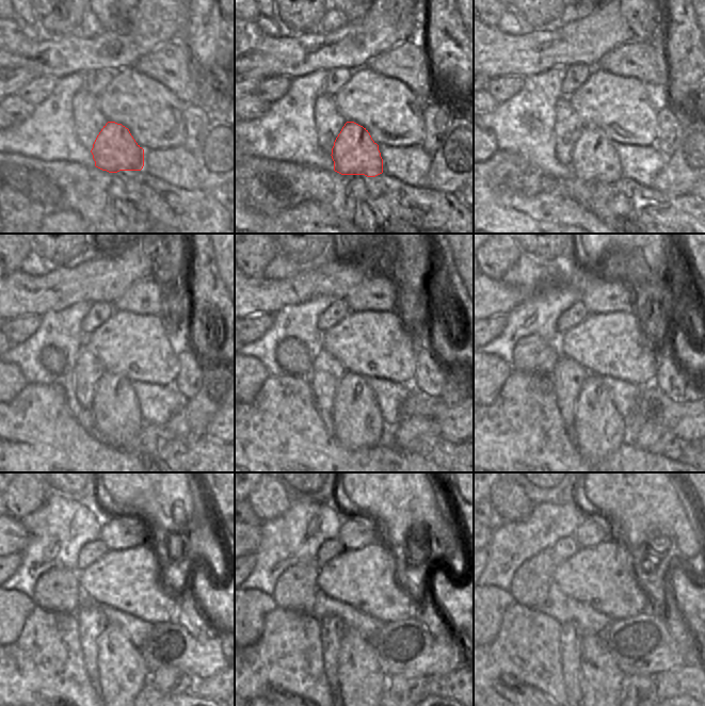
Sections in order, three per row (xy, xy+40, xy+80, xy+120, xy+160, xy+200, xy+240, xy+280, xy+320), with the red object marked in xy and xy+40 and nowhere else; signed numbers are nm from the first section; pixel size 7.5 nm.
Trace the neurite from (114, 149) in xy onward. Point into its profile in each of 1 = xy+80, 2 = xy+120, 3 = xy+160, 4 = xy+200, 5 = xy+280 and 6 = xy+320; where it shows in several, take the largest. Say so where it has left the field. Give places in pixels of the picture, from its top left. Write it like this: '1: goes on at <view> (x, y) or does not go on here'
1: goes on at xy+80 (593, 157)
2: goes on at xy+120 (117, 417)
3: goes on at xy+160 (357, 422)
4: goes on at xy+200 (598, 430)
5: goes on at xy+280 (362, 680)
6: goes on at xy+320 (602, 683)

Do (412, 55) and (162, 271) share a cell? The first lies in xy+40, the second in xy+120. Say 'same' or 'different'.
different

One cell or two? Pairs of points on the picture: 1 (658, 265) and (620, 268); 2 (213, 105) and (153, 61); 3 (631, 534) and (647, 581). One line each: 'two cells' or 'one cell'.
1: one cell
2: one cell
3: two cells

